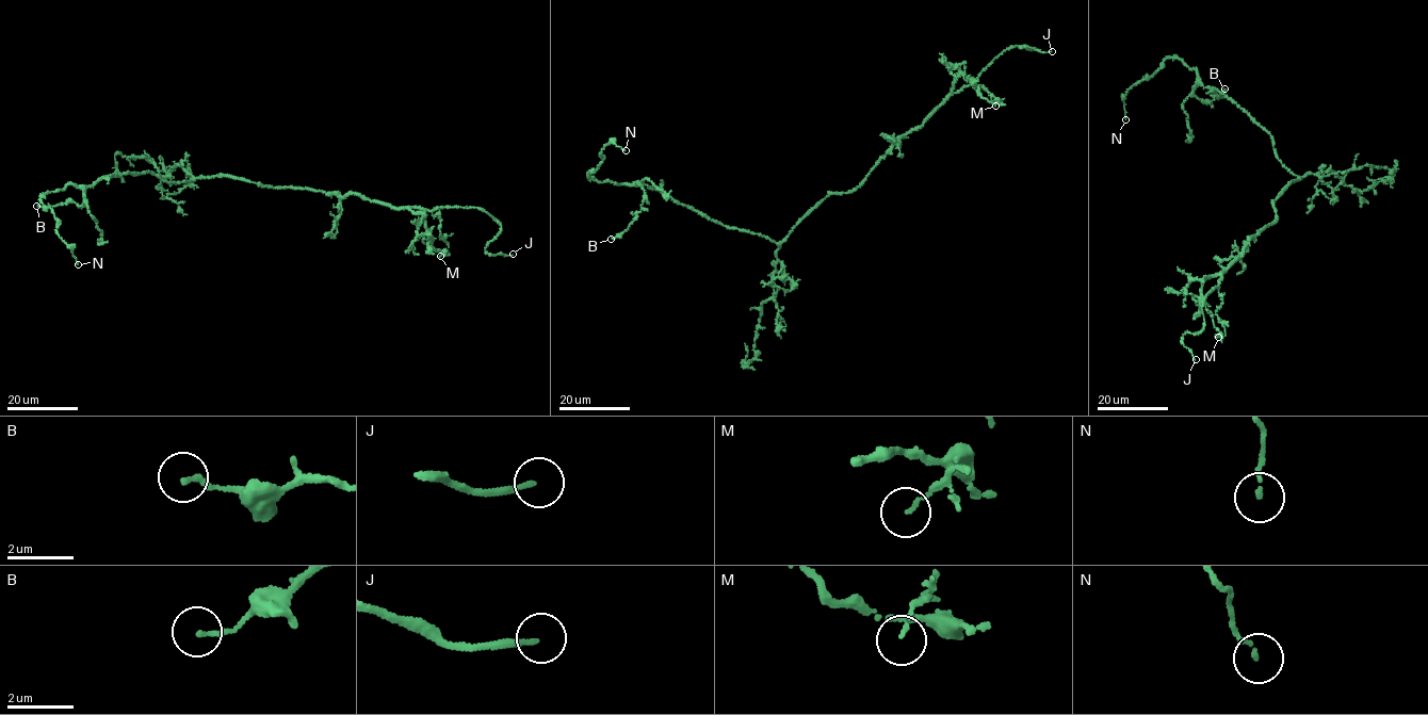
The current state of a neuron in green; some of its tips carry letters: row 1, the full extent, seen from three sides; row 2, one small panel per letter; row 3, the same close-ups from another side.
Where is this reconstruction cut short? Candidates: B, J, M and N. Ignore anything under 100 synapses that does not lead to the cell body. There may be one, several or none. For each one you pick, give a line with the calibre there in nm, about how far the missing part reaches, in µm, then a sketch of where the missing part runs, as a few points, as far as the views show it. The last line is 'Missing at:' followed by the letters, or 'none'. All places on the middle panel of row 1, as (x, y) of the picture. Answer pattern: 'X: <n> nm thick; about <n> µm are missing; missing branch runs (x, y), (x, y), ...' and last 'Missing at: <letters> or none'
J: 160 nm thick; about 25 µm are missing
Missing at: J

